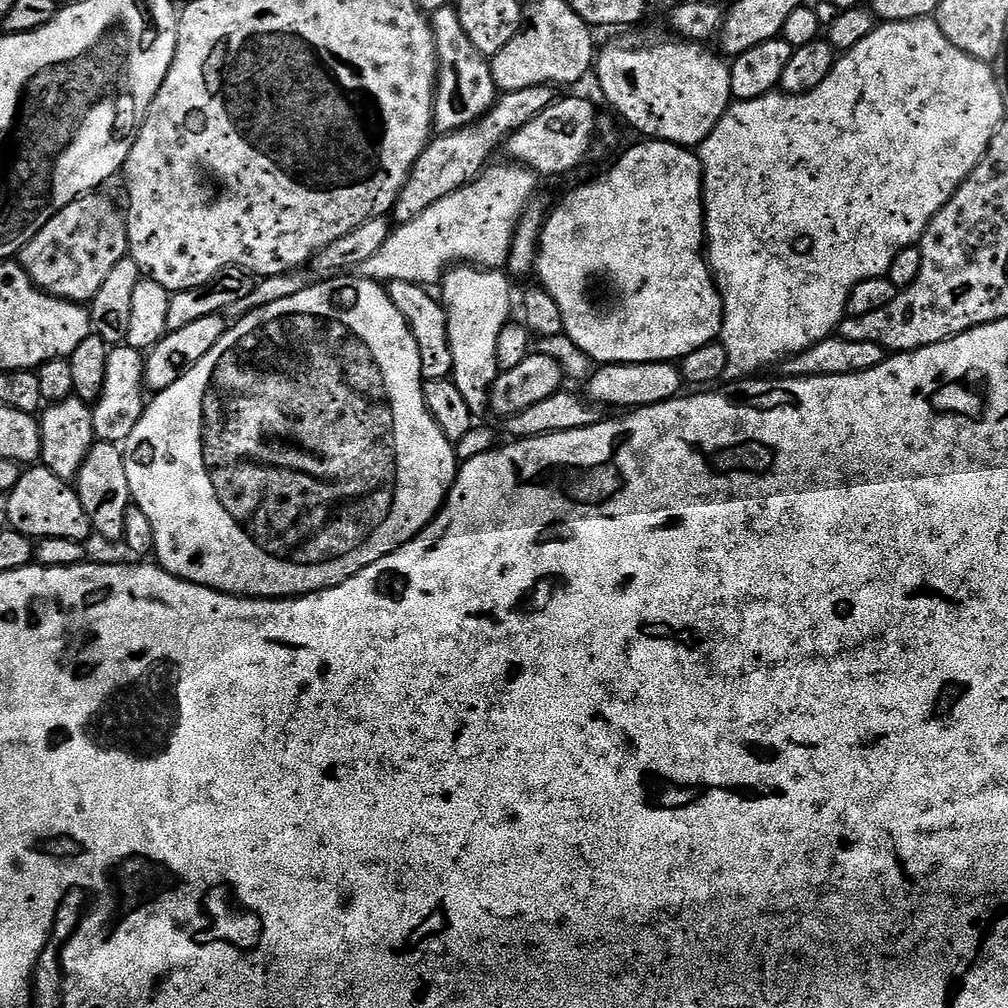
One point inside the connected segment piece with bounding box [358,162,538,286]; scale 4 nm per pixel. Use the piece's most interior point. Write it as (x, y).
(475, 225)

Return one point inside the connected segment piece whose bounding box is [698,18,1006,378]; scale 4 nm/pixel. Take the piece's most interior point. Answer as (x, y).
(805, 196)

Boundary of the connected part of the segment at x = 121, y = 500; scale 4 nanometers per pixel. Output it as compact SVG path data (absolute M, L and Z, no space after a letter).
M103 442L93 444L86 462L76 476L74 487L82 502L82 510L86 510L90 518L93 533L104 540L123 541L132 504L132 491L130 482L126 482L126 466L121 445Z

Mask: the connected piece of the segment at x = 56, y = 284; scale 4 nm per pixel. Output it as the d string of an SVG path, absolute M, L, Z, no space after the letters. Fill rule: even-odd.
M101 194L80 196L70 202L34 238L24 247L22 253L22 267L27 272L32 283L42 292L50 296L57 296L59 300L72 300L75 304L87 305L102 290L102 282L110 275L110 270L118 266L128 256L128 222L123 211L116 209L112 200L107 200Z

